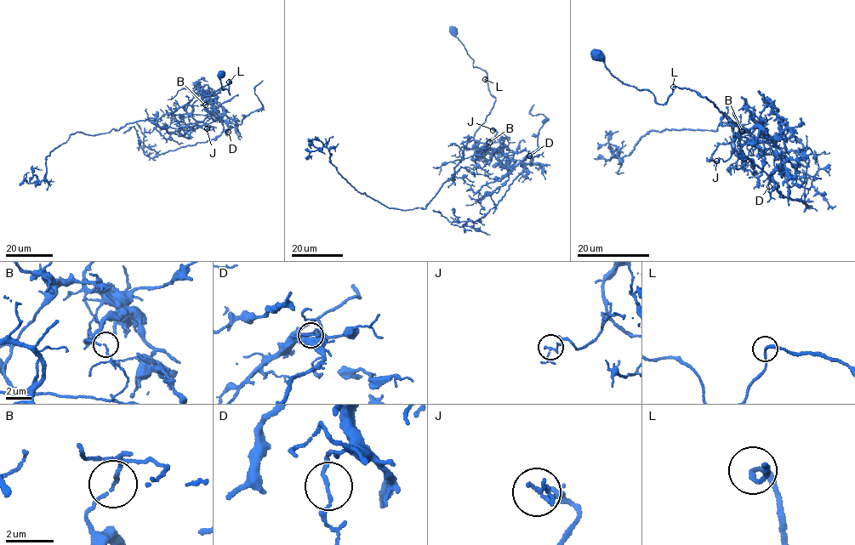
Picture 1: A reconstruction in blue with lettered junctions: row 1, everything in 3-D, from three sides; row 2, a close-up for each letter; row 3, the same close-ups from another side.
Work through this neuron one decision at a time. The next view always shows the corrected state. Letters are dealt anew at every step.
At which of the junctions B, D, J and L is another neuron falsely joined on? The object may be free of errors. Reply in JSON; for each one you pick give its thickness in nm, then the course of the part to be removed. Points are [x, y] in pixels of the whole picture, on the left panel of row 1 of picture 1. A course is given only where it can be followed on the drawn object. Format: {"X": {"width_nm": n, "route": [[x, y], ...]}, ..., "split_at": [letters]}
{"B": {"width_nm": 110, "route": [[205, 105], [205, 115], [187, 105], [107, 133], [78, 132], [47, 156], [42, 179], [28, 184], [29, 172]]}, "split_at": ["B"]}

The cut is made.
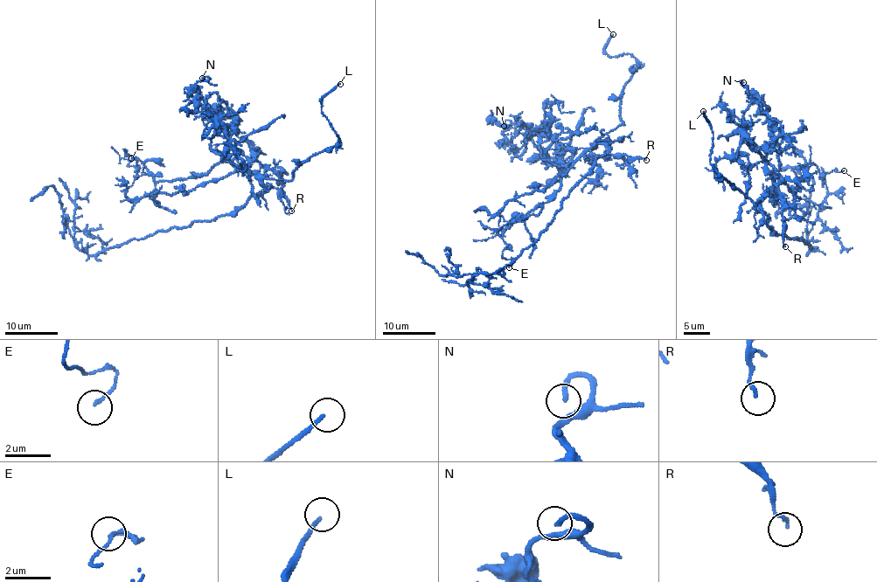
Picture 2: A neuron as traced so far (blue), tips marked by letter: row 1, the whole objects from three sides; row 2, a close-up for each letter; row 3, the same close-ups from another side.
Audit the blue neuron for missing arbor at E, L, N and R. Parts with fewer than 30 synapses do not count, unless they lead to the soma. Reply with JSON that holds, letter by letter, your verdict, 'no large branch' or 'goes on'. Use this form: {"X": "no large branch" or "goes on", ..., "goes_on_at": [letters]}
{"E": "no large branch", "L": "goes on", "N": "no large branch", "R": "no large branch", "goes_on_at": ["L"]}

